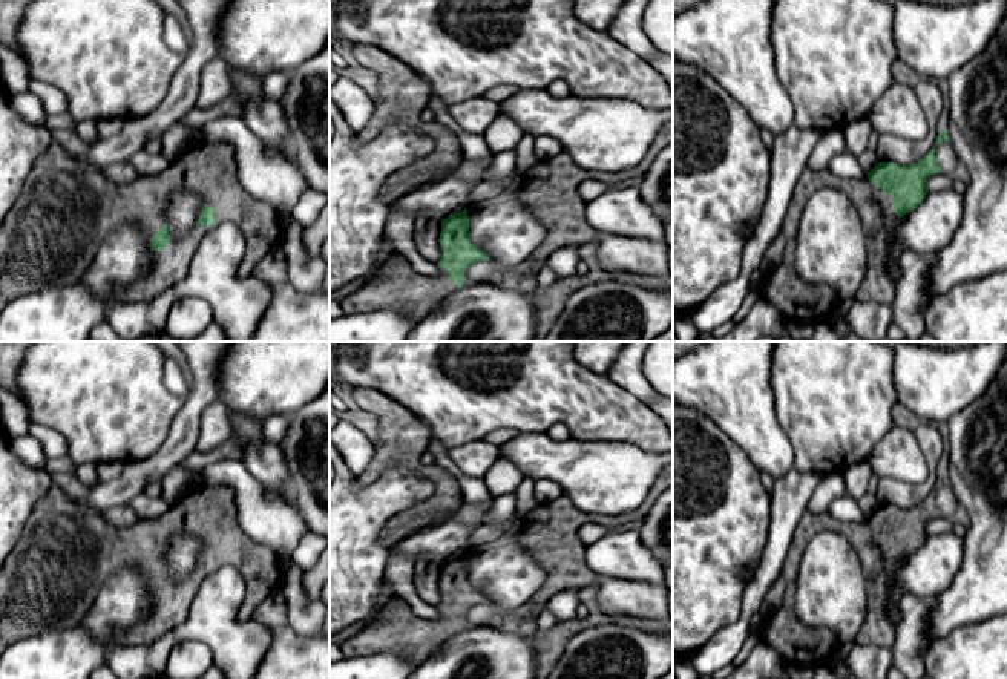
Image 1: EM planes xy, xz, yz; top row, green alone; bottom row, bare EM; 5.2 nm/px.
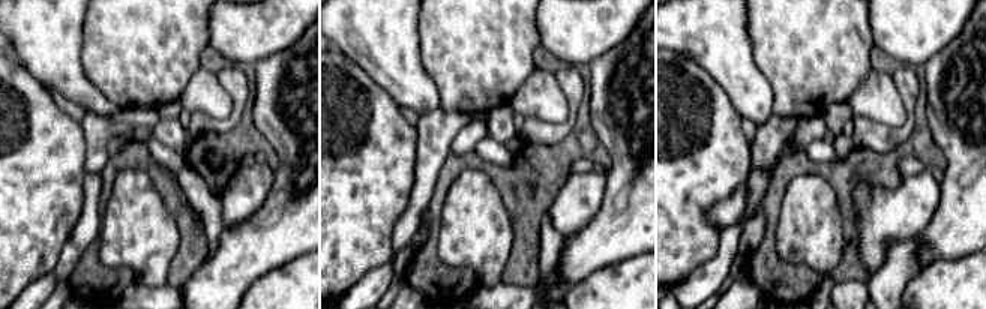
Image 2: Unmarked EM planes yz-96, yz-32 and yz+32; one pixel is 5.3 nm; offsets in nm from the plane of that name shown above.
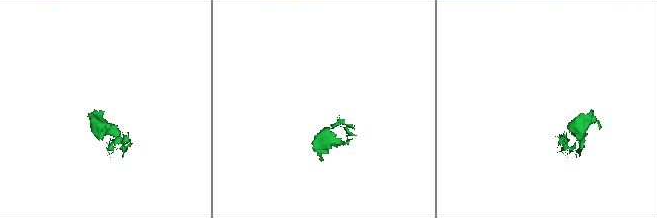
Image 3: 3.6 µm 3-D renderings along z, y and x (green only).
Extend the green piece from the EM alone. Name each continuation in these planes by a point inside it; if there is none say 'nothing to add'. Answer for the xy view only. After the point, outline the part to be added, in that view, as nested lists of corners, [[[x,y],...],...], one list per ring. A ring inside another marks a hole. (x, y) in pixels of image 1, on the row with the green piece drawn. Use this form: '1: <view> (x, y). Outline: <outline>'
1: xy (66, 207). Outline: [[[52,141],[35,159],[18,199],[0,224],[0,314],[18,297],[80,282],[106,236],[126,224],[138,227],[146,241],[152,242],[166,224],[162,216],[167,196],[176,190],[193,192],[204,204],[215,207],[216,224],[195,225],[179,239],[169,236],[167,247],[152,253],[149,271],[136,282],[120,288],[118,300],[150,300],[182,282],[201,241],[224,222],[236,225],[245,239],[239,277],[254,274],[257,264],[277,248],[282,219],[273,205],[257,201],[241,185],[235,147],[225,141],[198,141],[166,170],[139,175],[124,185],[113,184],[104,170],[81,161]]]

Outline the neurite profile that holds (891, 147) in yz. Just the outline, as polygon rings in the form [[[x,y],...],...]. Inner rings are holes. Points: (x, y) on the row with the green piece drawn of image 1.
[[[921,77],[914,86],[917,98],[926,113],[929,132],[923,139],[909,139],[895,133],[880,133],[877,143],[877,159],[880,162],[894,162],[909,166],[926,156],[936,144],[938,118],[943,109],[940,83]]]

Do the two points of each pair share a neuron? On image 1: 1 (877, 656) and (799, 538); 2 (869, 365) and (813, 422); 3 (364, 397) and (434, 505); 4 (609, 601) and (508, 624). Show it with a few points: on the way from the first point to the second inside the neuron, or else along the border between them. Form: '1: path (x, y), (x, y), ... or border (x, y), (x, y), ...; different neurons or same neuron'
1: border (856, 642), (880, 644), (889, 649); different neurons
2: path (856, 379), (826, 408); same neuron
3: path (393, 423), (402, 436), (411, 459), (432, 475); same neuron
4: border (601, 578), (593, 587); different neurons

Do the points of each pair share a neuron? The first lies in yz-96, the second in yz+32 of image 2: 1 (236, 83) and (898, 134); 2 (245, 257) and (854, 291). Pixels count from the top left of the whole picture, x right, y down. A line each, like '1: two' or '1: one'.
1: one
2: two

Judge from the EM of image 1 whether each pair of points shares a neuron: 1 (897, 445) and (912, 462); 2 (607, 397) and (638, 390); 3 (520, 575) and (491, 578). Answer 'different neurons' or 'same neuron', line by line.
1: same neuron
2: different neurons
3: same neuron

